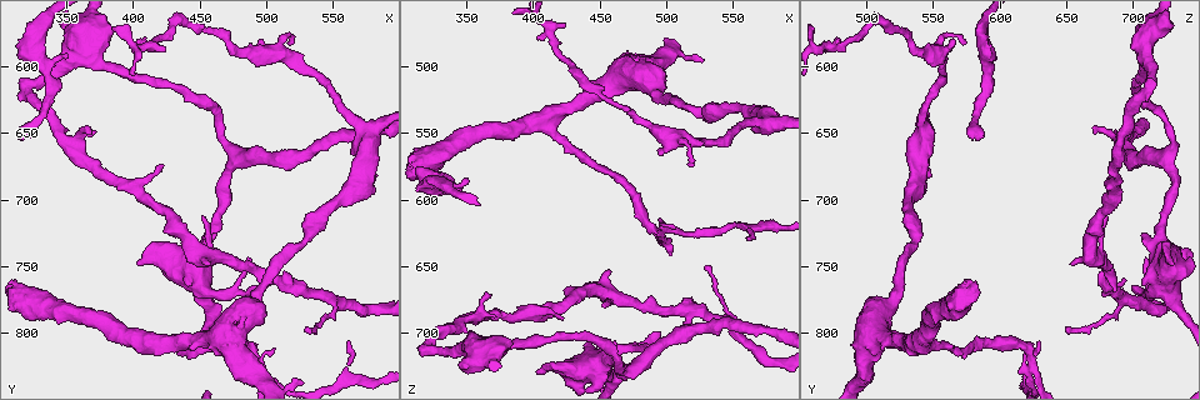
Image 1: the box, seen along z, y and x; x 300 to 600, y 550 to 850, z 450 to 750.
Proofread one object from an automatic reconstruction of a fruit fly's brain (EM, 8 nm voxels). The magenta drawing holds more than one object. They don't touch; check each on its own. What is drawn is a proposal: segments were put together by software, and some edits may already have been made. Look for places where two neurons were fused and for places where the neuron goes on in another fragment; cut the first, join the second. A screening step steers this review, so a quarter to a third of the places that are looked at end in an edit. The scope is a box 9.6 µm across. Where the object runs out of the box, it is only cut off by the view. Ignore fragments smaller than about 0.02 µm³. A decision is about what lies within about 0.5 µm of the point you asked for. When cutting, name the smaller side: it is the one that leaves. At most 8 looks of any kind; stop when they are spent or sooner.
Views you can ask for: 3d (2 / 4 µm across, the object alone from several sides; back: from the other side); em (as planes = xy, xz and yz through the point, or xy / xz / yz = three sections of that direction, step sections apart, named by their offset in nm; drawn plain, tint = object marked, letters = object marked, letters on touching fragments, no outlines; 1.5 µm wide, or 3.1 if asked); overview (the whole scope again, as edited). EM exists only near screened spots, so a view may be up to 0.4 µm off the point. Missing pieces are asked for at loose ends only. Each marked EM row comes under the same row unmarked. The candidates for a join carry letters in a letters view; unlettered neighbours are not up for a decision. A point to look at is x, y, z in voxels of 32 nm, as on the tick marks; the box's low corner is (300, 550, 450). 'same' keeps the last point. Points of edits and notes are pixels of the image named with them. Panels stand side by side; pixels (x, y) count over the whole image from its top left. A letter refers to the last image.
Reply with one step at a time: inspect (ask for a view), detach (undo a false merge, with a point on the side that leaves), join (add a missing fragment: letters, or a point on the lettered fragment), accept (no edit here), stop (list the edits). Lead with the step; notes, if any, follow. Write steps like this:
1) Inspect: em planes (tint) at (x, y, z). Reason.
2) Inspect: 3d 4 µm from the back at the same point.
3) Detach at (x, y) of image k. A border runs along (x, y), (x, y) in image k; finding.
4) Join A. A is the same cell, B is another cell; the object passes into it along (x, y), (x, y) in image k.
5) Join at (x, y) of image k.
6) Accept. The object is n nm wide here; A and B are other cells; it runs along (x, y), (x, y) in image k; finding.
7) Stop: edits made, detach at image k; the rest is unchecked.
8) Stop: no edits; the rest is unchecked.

Inspect: em planes (letters) at (496, 826, 624). Arms part here.

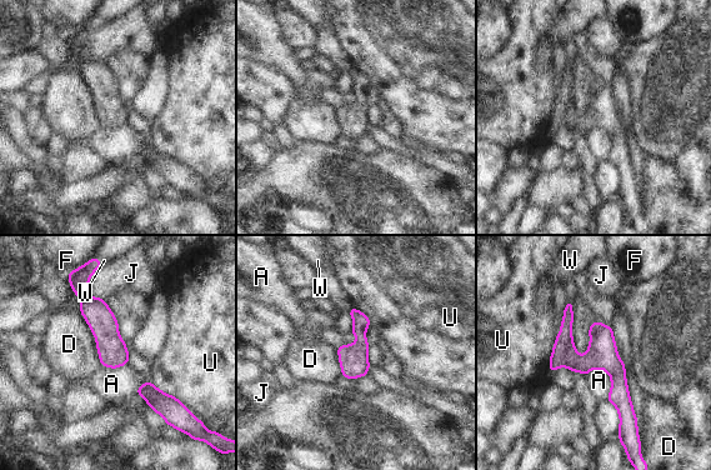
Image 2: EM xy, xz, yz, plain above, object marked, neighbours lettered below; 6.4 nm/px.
Accept. The object is 180 nm wide here; A, D, F, J, U and W are other cells; a border runs along (592, 368), (610, 376), (606, 399) in image 2; all the same neuron.

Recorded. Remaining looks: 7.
Inspect: 3d 2 µm at (352, 590, 586). Free end.

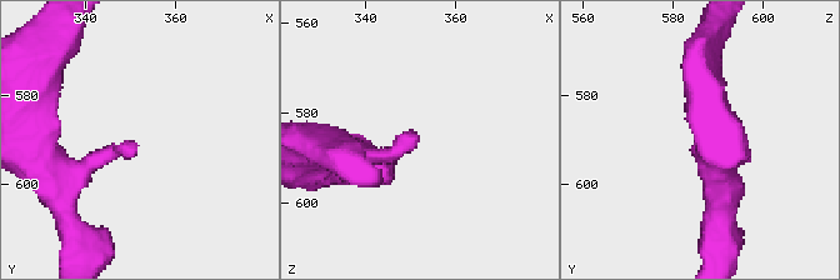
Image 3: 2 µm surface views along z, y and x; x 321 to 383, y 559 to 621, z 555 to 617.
Inspect: em xz step 4 (letters) at (352, 591, 585).

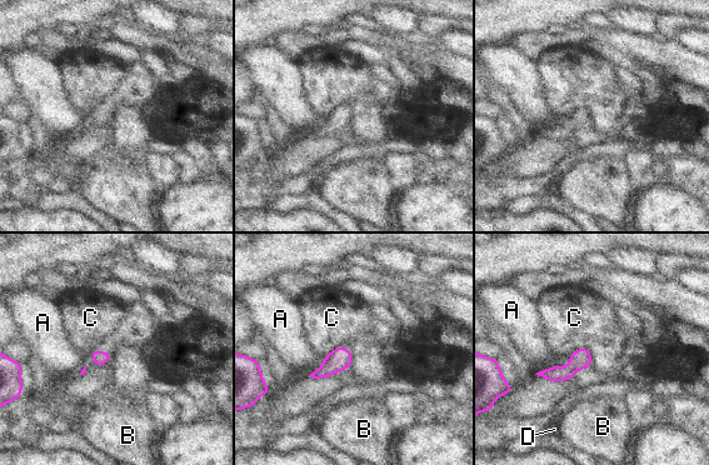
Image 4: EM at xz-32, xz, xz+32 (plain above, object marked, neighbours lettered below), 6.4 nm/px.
Inspect: em planes (letters) at the same point. Another direction.

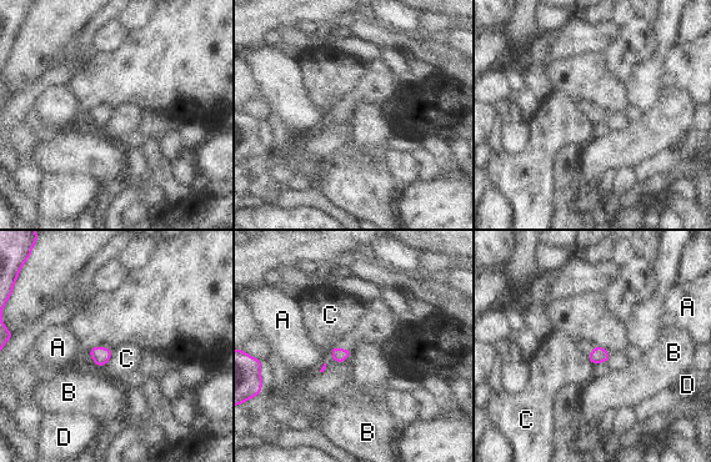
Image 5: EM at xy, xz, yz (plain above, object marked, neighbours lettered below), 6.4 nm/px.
Accept. A, B, C and D are other cells; no lettered fragment goes on from it.

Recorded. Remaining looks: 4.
Inspect: em xz step 8 (tint) at (322, 622, 708). Abrupt turn.

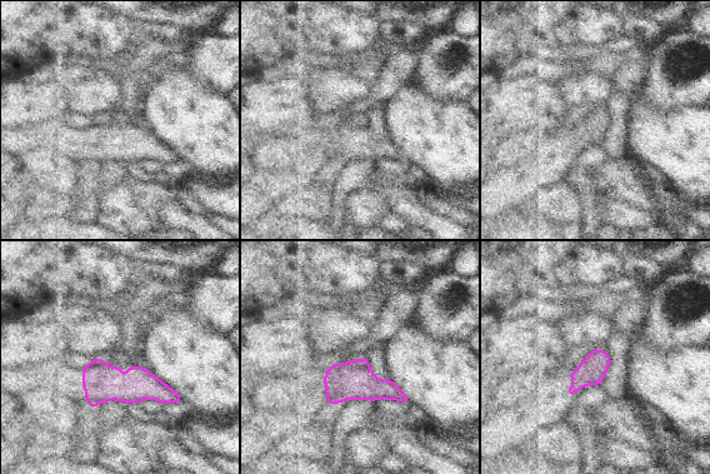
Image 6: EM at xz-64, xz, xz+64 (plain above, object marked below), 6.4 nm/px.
Inspect: em planes (letters) at the same point.

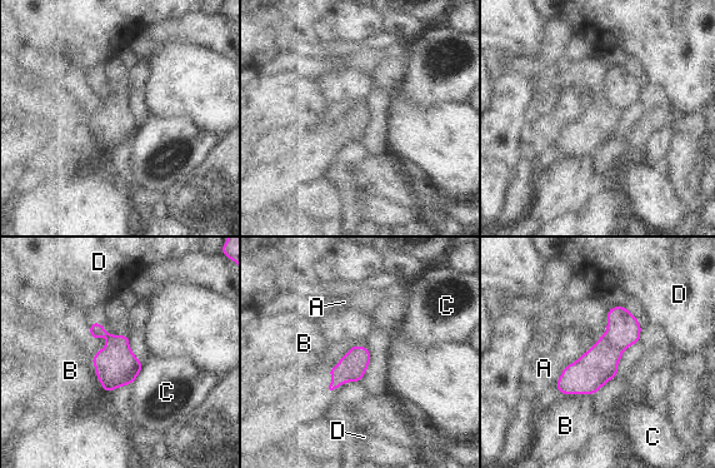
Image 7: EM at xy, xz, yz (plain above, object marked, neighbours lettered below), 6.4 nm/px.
Detach at (595, 368) of image 7. The object is 170 nm wide here; A, B, C and D are other cells; a border runs along (601, 337), (621, 350) in image 7; a second neuron is stuck on.

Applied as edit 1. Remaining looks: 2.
Stop: edits made, detach at image 7; the rest is unchecked.

